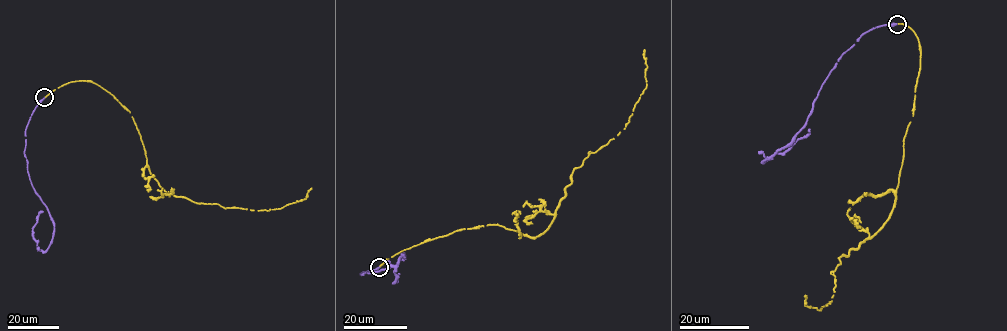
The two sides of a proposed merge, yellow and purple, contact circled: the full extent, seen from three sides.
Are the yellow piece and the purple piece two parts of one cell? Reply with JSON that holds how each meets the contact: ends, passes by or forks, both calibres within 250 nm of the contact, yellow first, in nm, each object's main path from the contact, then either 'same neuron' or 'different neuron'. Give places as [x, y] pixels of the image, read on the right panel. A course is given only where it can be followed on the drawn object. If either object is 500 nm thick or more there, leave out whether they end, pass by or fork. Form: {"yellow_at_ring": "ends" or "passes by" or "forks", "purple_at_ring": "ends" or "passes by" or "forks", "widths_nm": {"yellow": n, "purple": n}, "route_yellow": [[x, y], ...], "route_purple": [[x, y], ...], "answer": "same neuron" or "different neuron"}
{"yellow_at_ring": "ends", "purple_at_ring": "ends", "widths_nm": {"yellow": 160, "purple": 180}, "route_yellow": [[897, 24], [916, 34], [921, 66], [895, 202], [877, 232], [839, 259], [830, 303], [809, 307], [806, 295]], "route_purple": [[897, 24], [881, 25], [865, 33], [842, 54], [805, 124], [790, 143], [763, 162], [787, 152], [810, 131]], "answer": "same neuron"}

